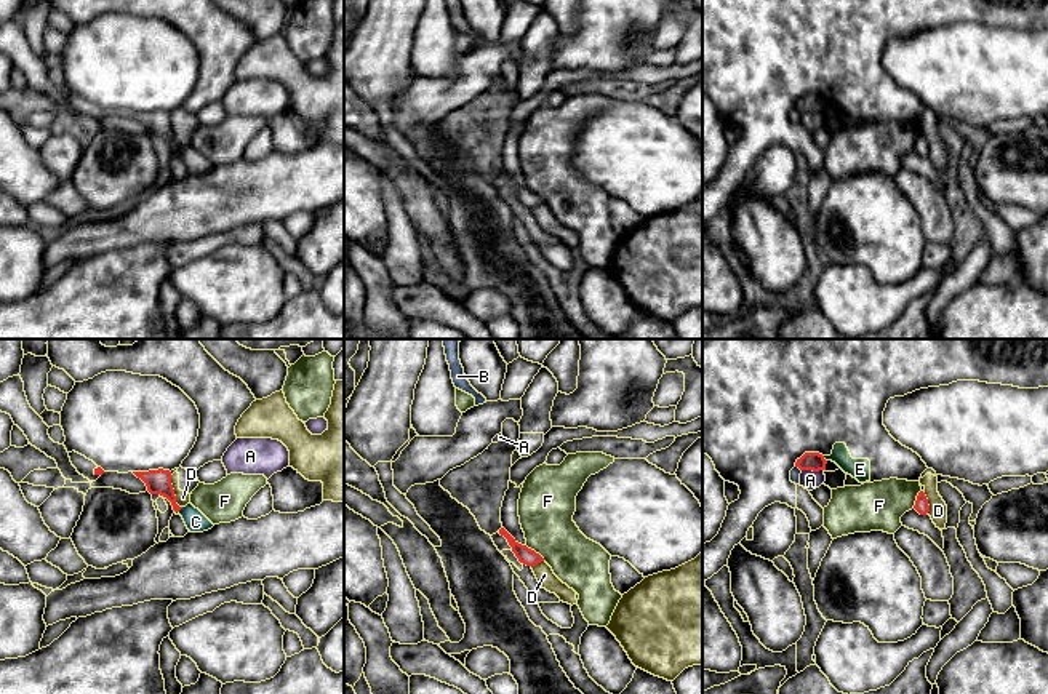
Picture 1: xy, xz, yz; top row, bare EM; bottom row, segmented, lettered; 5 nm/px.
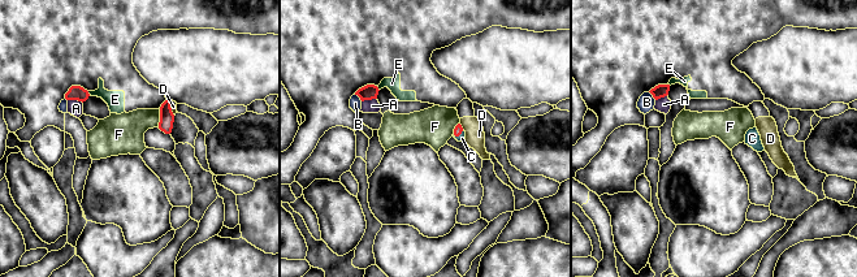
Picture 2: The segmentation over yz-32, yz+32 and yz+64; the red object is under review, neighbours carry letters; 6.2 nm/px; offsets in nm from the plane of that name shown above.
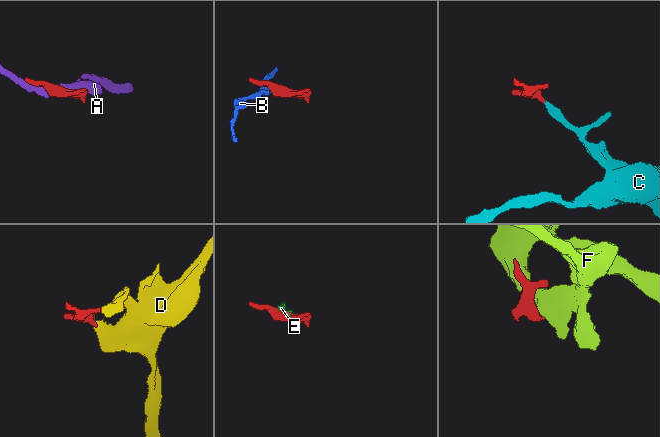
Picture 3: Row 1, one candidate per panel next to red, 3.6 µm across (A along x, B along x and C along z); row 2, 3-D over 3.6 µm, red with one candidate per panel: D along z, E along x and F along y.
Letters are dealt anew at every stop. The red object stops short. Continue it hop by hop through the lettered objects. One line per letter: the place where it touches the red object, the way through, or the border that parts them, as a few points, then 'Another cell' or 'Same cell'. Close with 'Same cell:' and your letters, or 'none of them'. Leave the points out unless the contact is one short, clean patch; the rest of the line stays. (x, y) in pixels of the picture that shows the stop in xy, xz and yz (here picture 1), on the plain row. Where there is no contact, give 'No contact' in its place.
A: Touches red at yz (813, 112). Another cell
B: Touches red at yz (799, 109). Boundary: yz (796, 107), (800, 112). Another cell
C: Touches red at xy (180, 151). Path across: xy (159, 123), (180, 151), (196, 163). Same cell
D: Touches red at xy (173, 133). Another cell
E: Touches red at yz (824, 101). Boundary: yz (823, 98), (826, 103). Another cell
F: Touches red at xz (533, 192). Boundary: xz (525, 187), (544, 202). Another cell
Same cell: C

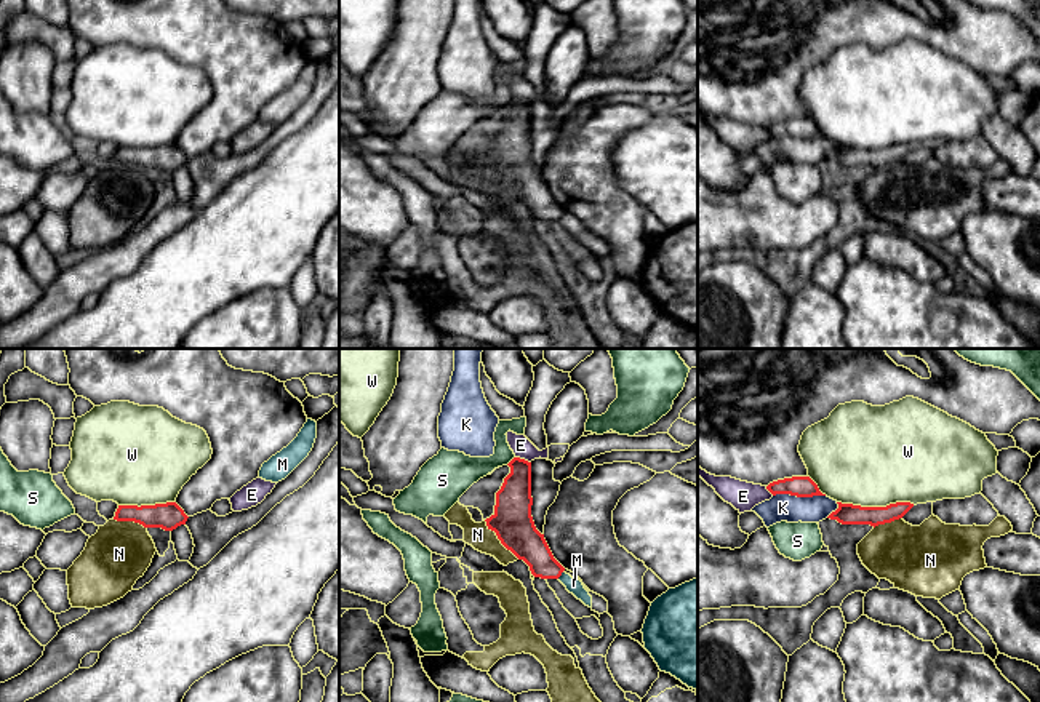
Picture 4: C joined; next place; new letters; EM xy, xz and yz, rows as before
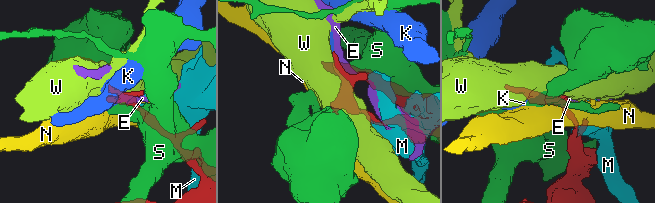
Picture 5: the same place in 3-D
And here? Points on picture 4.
E: Touches red at xz (524, 101). Another cell
K: Touches red at yz (799, 138). Another cell
M: Touches red at xz (560, 216). Another cell
N: Touches red at xz (500, 181). Boundary: xz (484, 162), (496, 179), (519, 200). Another cell
S: Touches red at xz (511, 103). Another cell
W: Touches red at yz (876, 149). Another cell
Same cell: none of them

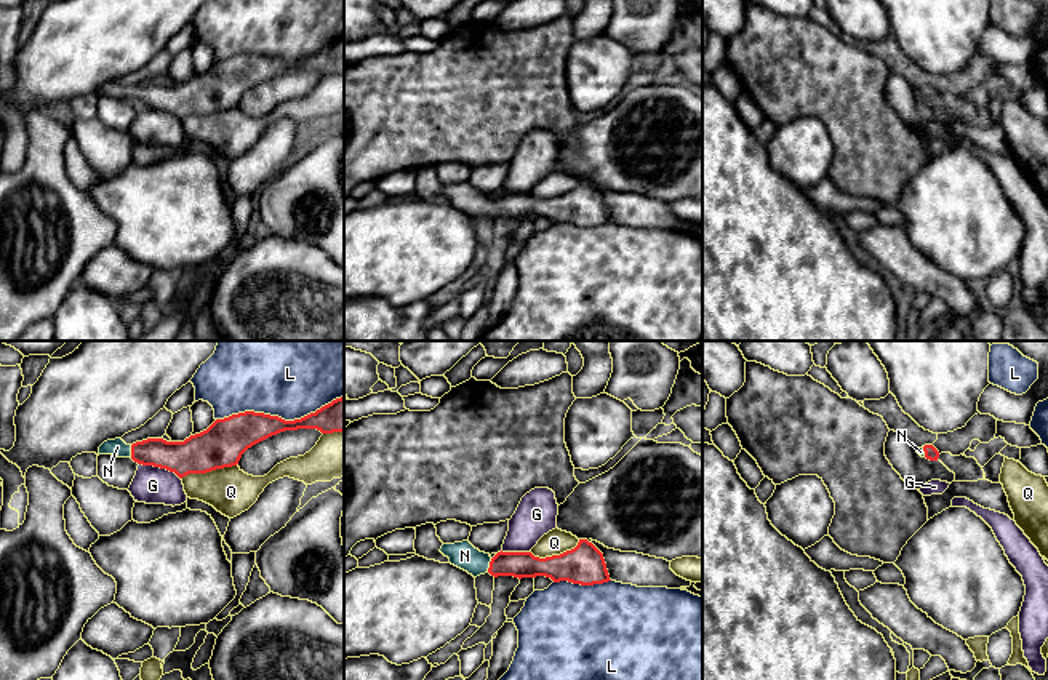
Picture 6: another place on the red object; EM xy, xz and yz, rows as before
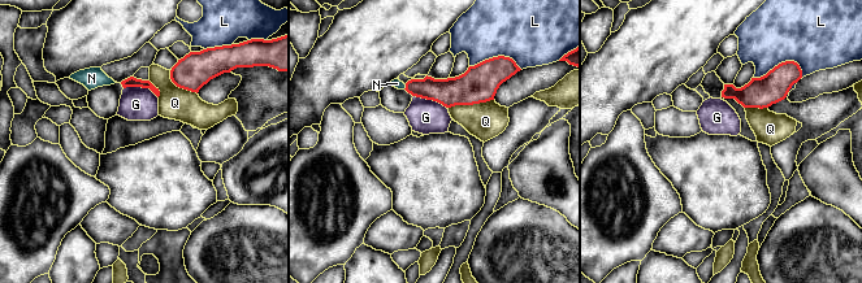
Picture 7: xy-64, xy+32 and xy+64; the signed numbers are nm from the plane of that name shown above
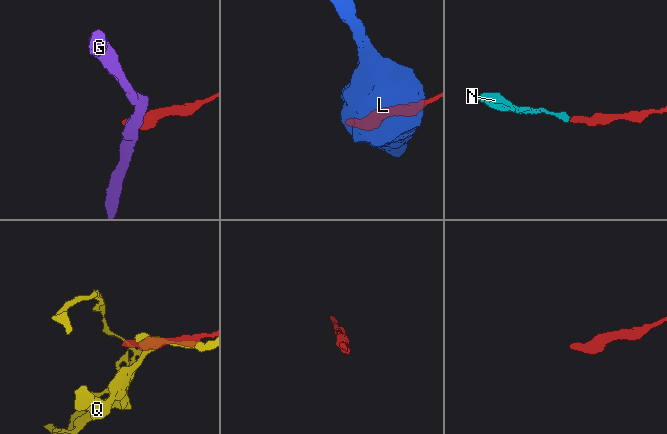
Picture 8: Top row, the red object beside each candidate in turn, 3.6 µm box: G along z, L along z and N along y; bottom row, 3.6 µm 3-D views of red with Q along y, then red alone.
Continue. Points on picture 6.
G: Touches red at xy (160, 109). Another cell
L: Touches red at xy (279, 60). Another cell
N: Touches red at xz (490, 207). Path across: xz (519, 207), (490, 207), (476, 205), (464, 197). Same cell
Q: Touches red at xy (208, 112). Another cell
Same cell: N

